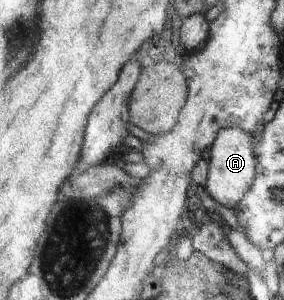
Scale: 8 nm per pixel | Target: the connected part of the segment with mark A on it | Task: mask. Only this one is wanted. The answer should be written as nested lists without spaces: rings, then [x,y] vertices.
[[[230,125],[220,131],[215,145],[211,148],[210,170],[206,184],[209,194],[220,204],[226,206],[241,204],[244,196],[251,191],[259,166],[258,144],[258,135],[248,132],[240,125]]]

